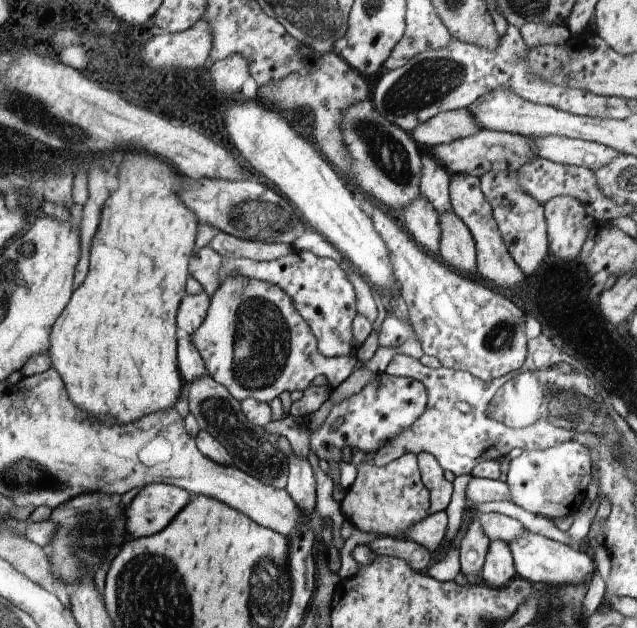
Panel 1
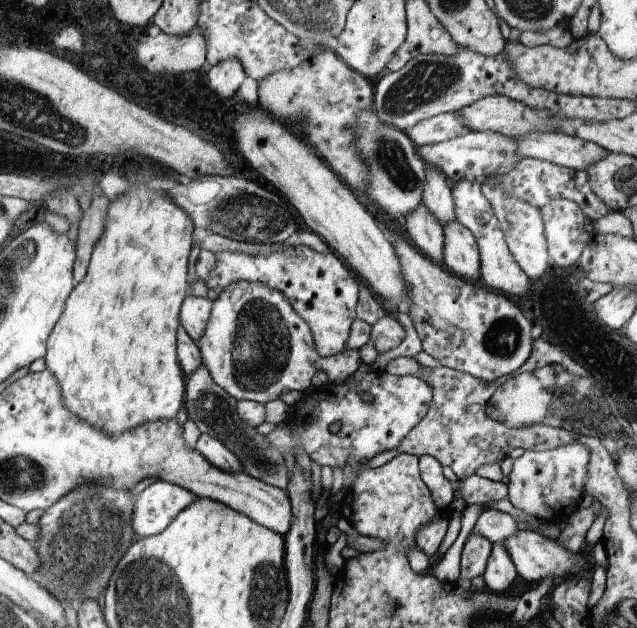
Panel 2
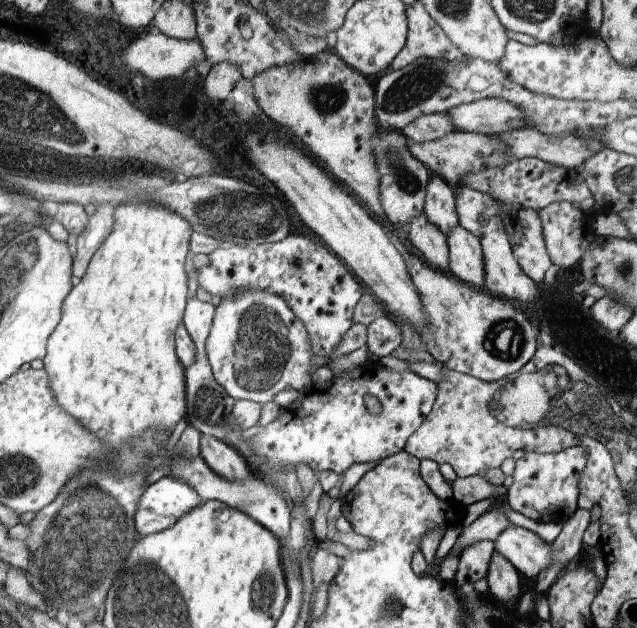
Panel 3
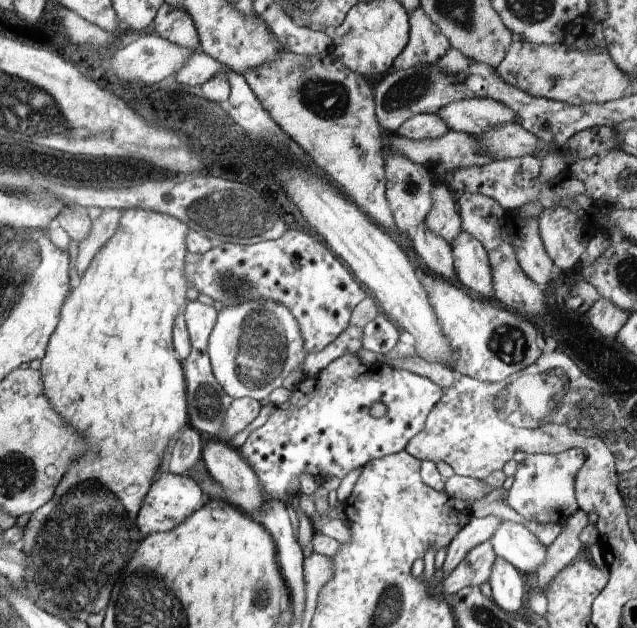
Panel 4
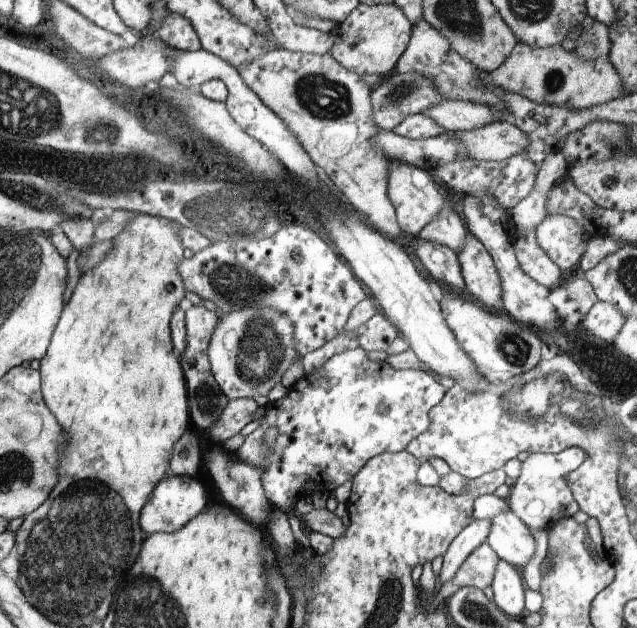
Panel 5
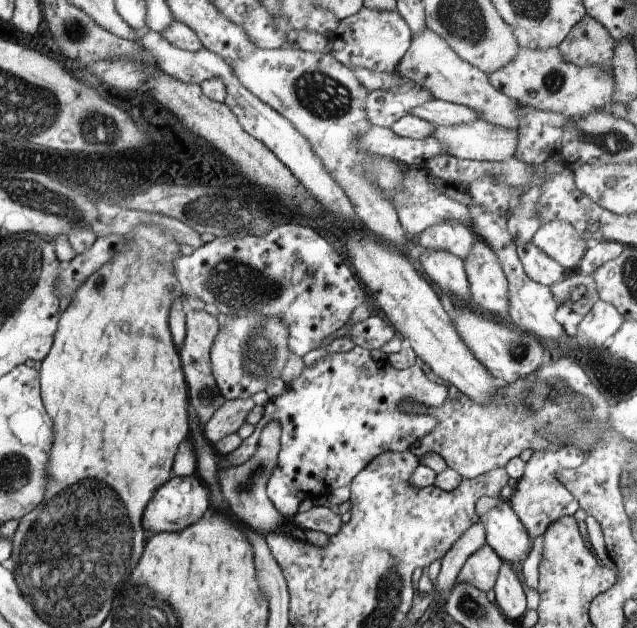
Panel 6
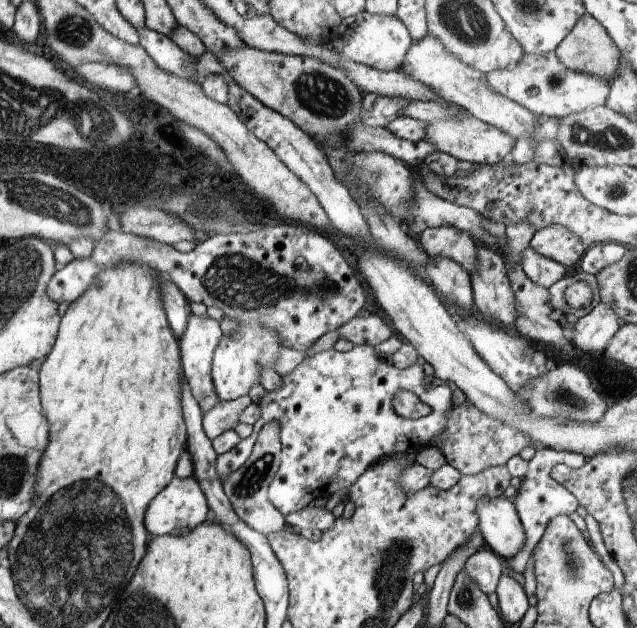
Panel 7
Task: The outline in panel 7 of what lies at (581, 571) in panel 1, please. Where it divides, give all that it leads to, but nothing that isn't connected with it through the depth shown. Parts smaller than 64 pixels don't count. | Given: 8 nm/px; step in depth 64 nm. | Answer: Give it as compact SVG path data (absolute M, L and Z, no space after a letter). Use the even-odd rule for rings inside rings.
M504 496L487 498L482 504L478 504L481 518L479 529L485 544L500 556L504 563L522 552L527 542L524 525L518 520L514 505Z

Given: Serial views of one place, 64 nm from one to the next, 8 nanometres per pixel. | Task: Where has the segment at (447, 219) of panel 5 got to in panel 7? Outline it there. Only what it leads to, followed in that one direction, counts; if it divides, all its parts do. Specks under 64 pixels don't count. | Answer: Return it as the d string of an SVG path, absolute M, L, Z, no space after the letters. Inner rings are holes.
M446 225L425 228L420 233L420 244L429 257L450 257L470 274L477 263L478 242L462 229Z

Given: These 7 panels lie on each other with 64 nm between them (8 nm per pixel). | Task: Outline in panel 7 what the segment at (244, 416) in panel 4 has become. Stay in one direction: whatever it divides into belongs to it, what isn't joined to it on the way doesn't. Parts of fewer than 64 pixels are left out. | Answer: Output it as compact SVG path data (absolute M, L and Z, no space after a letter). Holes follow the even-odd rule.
M241 396L236 400L219 401L216 406L210 408L202 416L204 433L210 441L226 432L234 429L239 423L238 416L244 412L244 408L252 403L250 396Z

